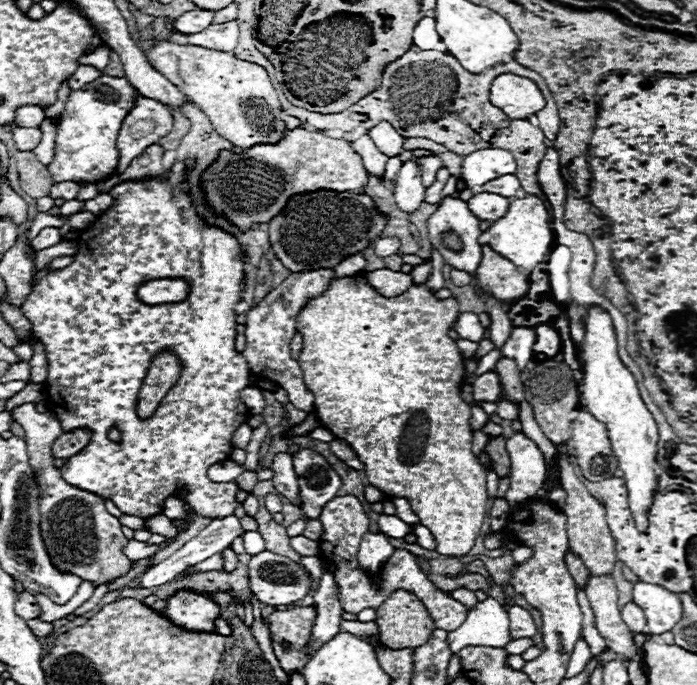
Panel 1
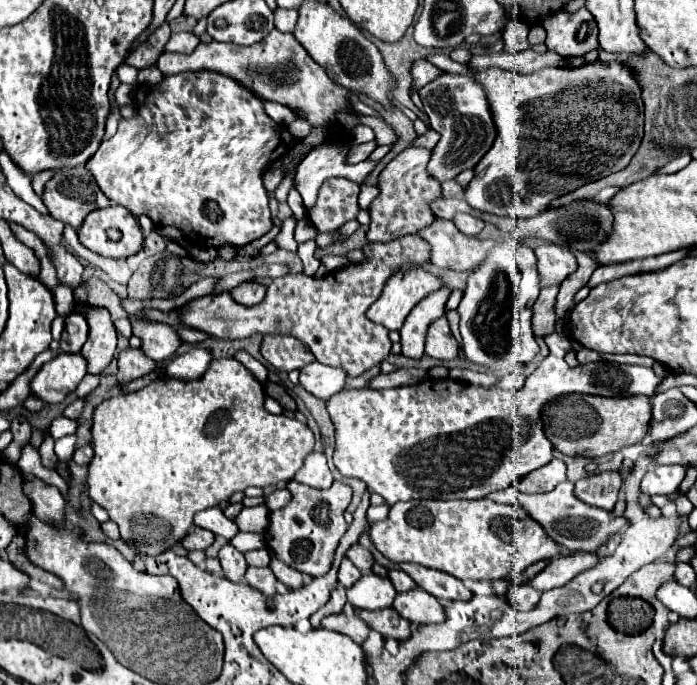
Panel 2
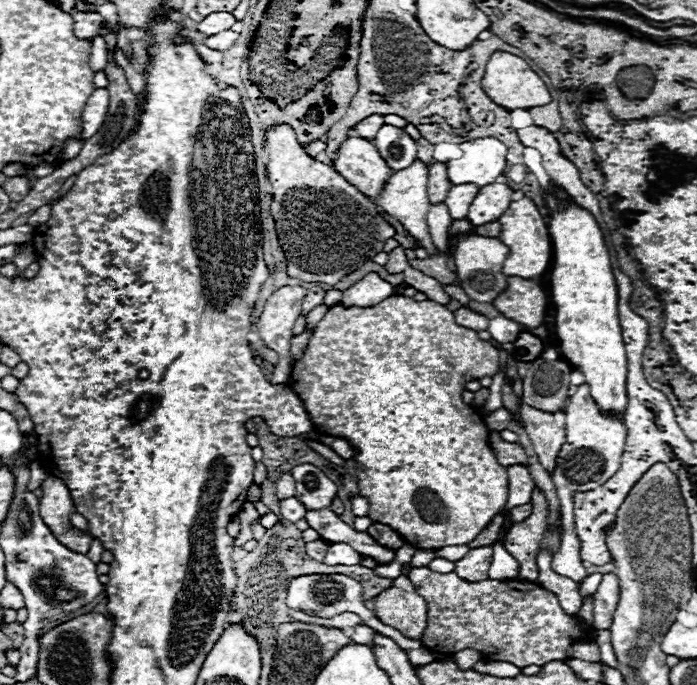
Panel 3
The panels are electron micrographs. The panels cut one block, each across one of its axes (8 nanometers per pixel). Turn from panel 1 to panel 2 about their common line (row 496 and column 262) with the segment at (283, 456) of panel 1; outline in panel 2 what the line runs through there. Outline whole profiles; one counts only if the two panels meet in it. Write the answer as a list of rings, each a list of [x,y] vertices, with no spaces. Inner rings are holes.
[[[244,282],[232,290],[232,298],[242,306],[256,306],[264,300],[266,288],[258,282]]]

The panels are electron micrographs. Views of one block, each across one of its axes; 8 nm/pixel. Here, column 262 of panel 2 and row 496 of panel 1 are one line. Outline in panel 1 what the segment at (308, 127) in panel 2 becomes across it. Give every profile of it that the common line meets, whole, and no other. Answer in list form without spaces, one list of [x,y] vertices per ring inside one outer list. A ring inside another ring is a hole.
[[[28,402],[28,404],[22,404],[18,408],[12,410],[12,418],[24,428],[26,432],[26,444],[28,444],[28,454],[30,454],[30,466],[34,468],[34,478],[36,478],[36,484],[38,484],[38,494],[40,494],[40,532],[42,532],[42,540],[44,540],[44,546],[46,546],[46,552],[52,560],[52,564],[60,570],[60,572],[70,572],[70,574],[76,574],[80,576],[84,582],[92,582],[94,586],[100,586],[100,584],[110,584],[114,582],[116,578],[124,576],[128,570],[134,568],[134,562],[128,560],[124,556],[124,546],[130,542],[124,534],[122,534],[122,524],[116,516],[112,516],[106,508],[104,508],[104,500],[92,492],[86,492],[86,490],[80,490],[76,486],[70,486],[62,474],[60,474],[60,468],[54,466],[54,456],[52,456],[52,444],[54,440],[62,434],[62,426],[58,422],[56,416],[52,414],[40,414],[36,412],[34,404]]]

